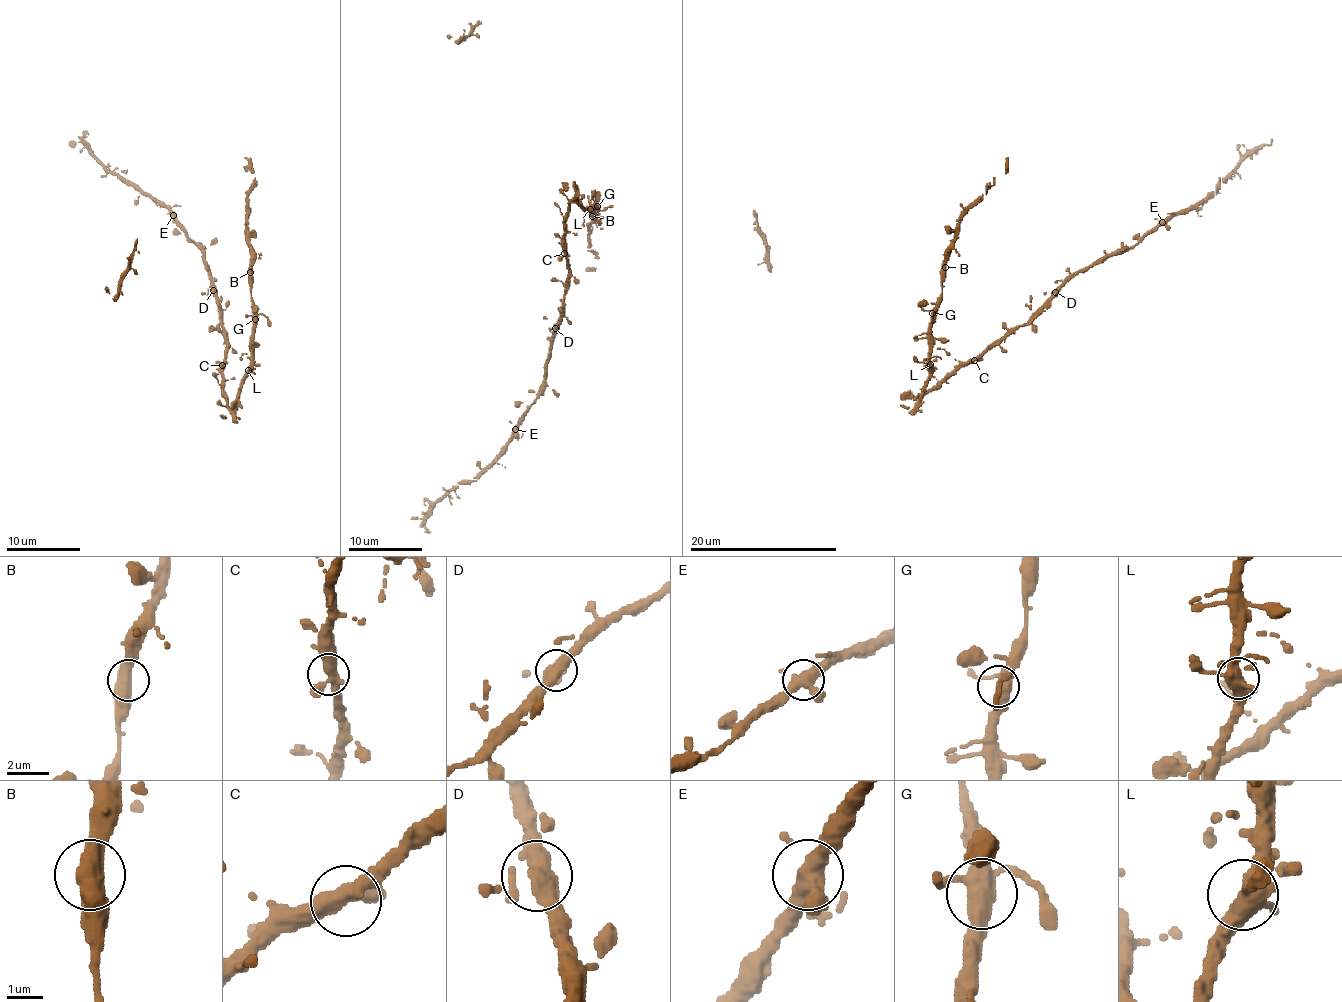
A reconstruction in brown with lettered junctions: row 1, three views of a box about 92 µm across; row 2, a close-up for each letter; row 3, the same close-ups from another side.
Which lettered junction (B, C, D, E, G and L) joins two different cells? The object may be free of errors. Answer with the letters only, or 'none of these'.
none of these

